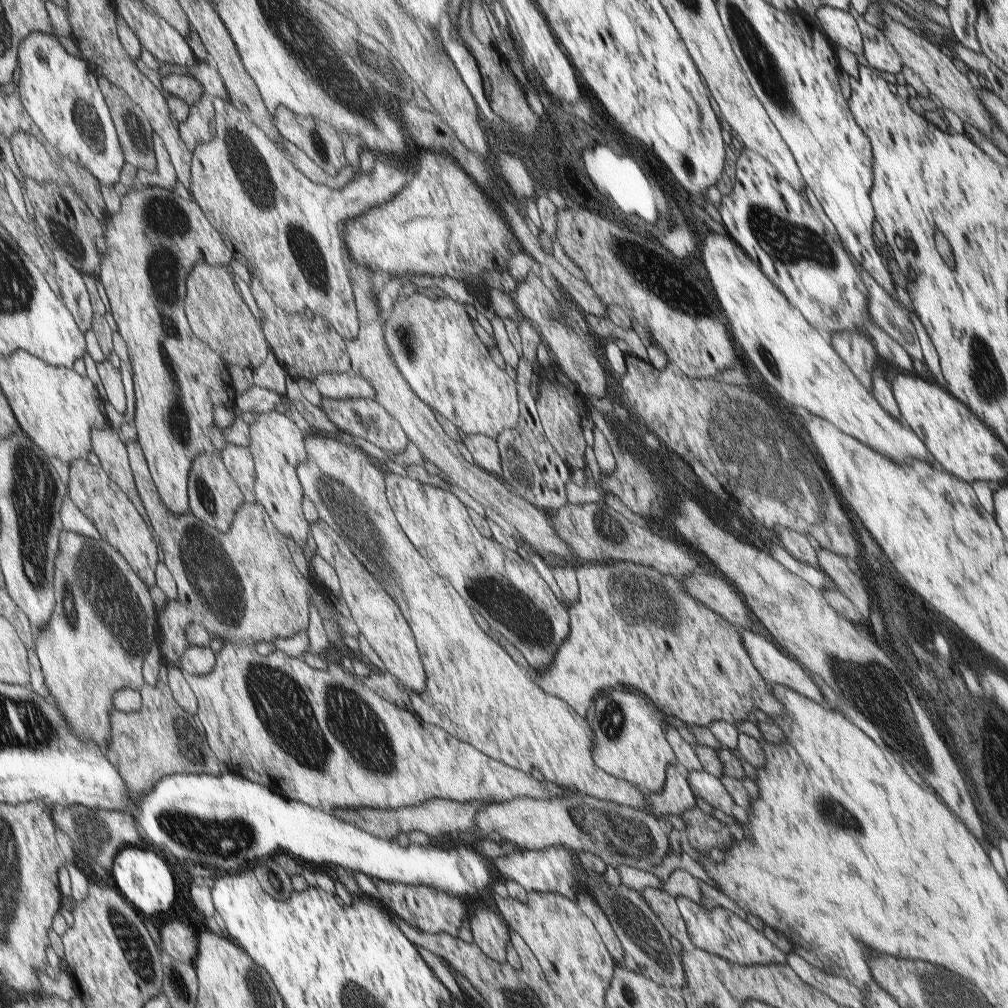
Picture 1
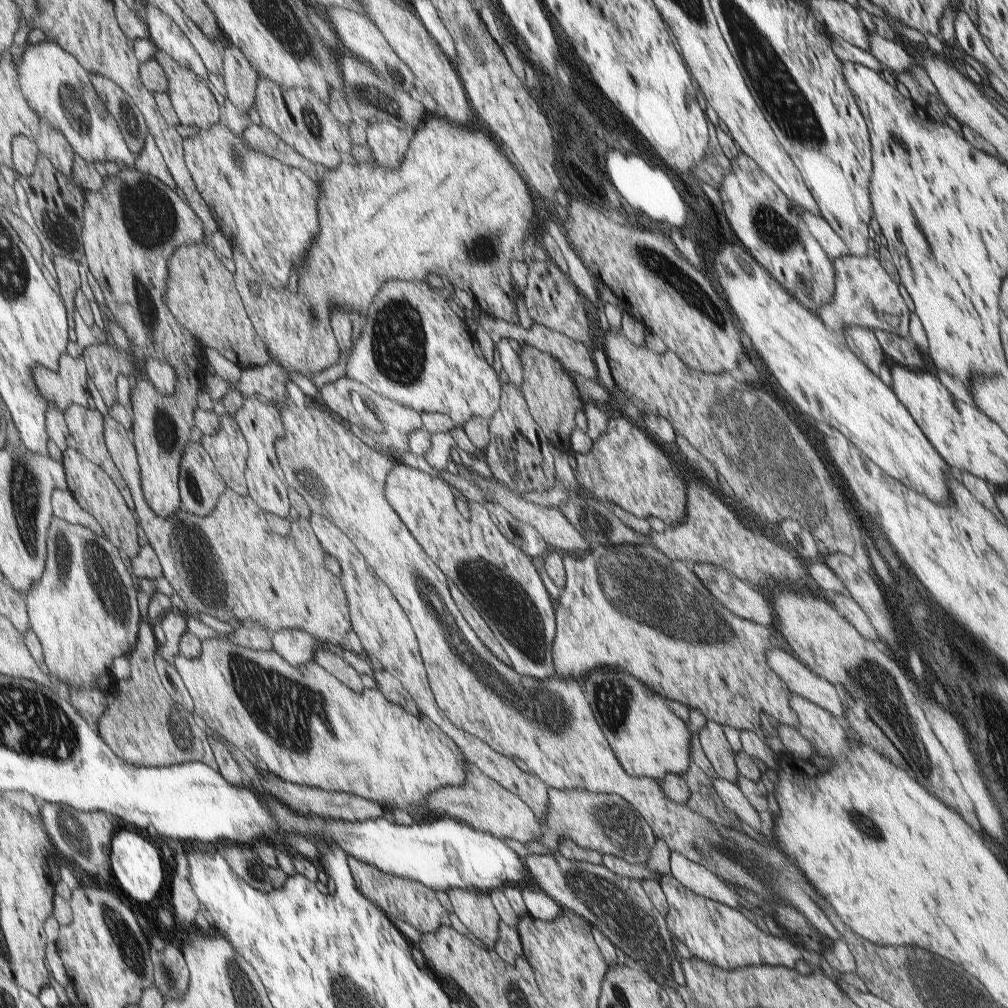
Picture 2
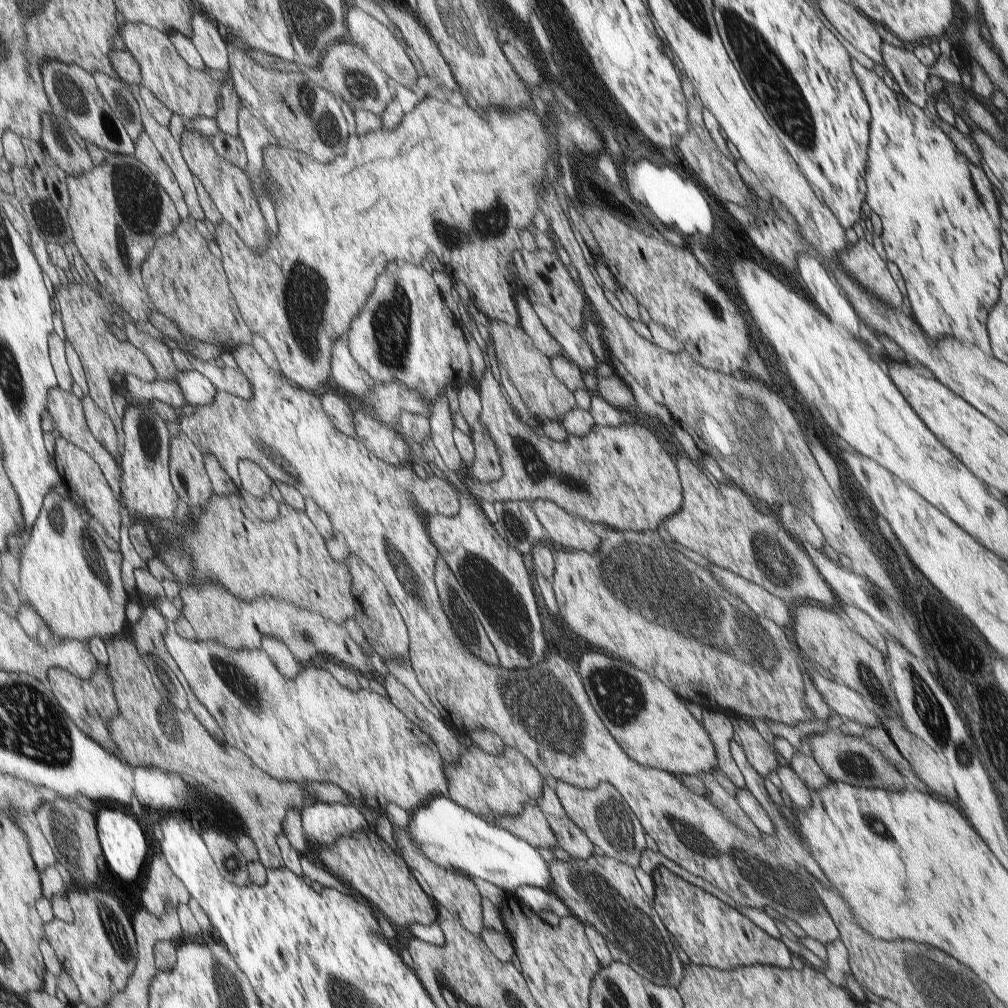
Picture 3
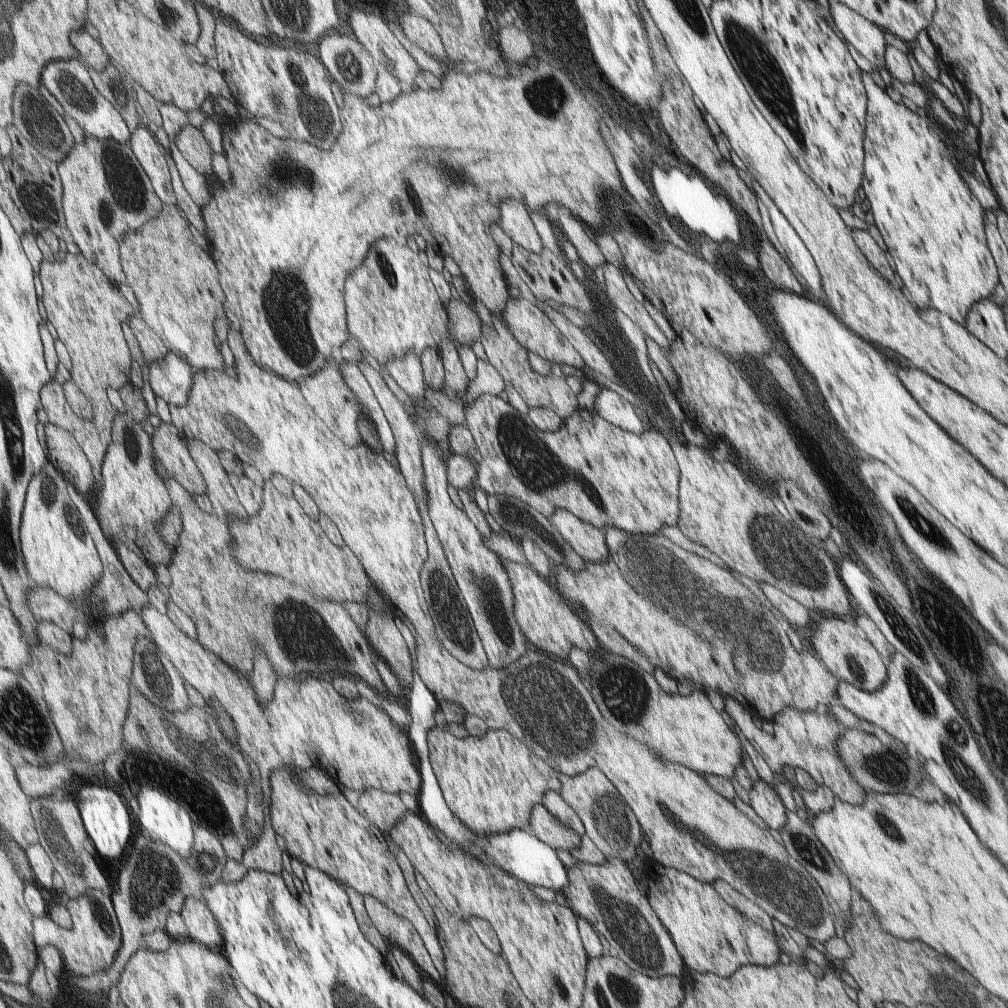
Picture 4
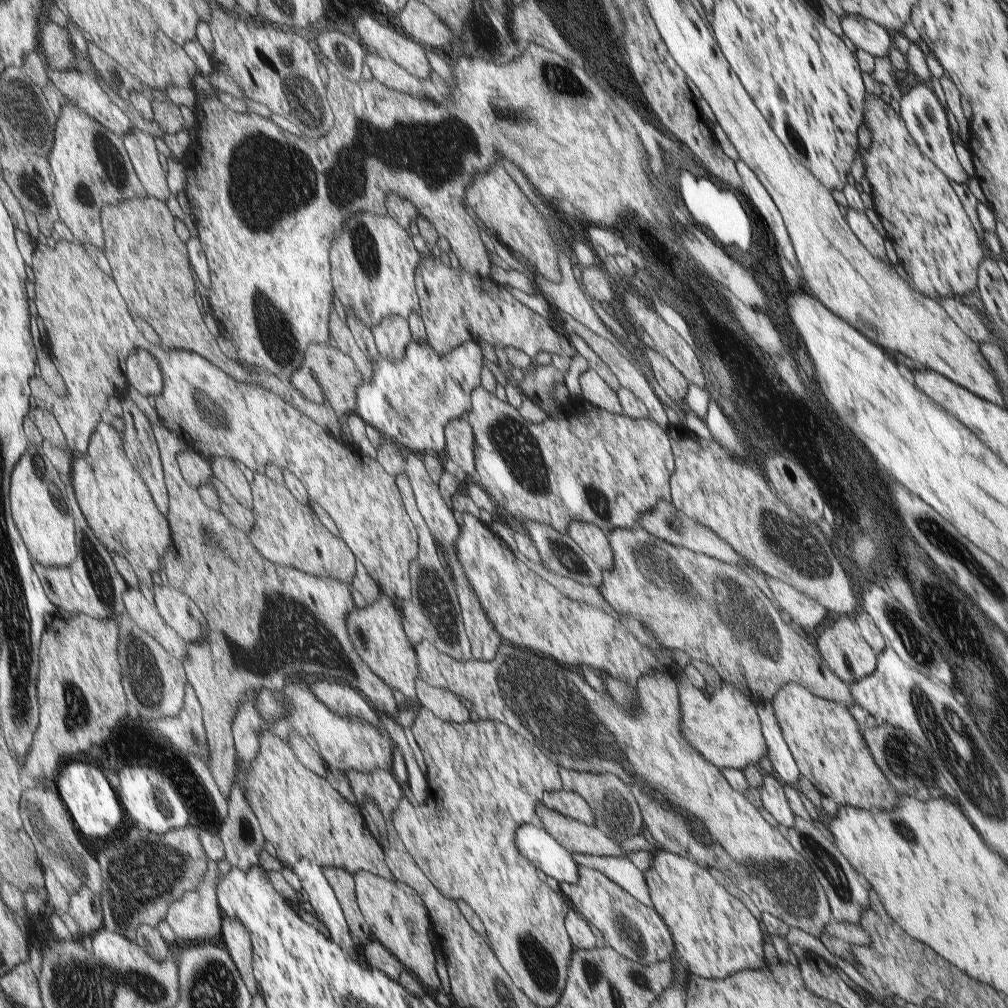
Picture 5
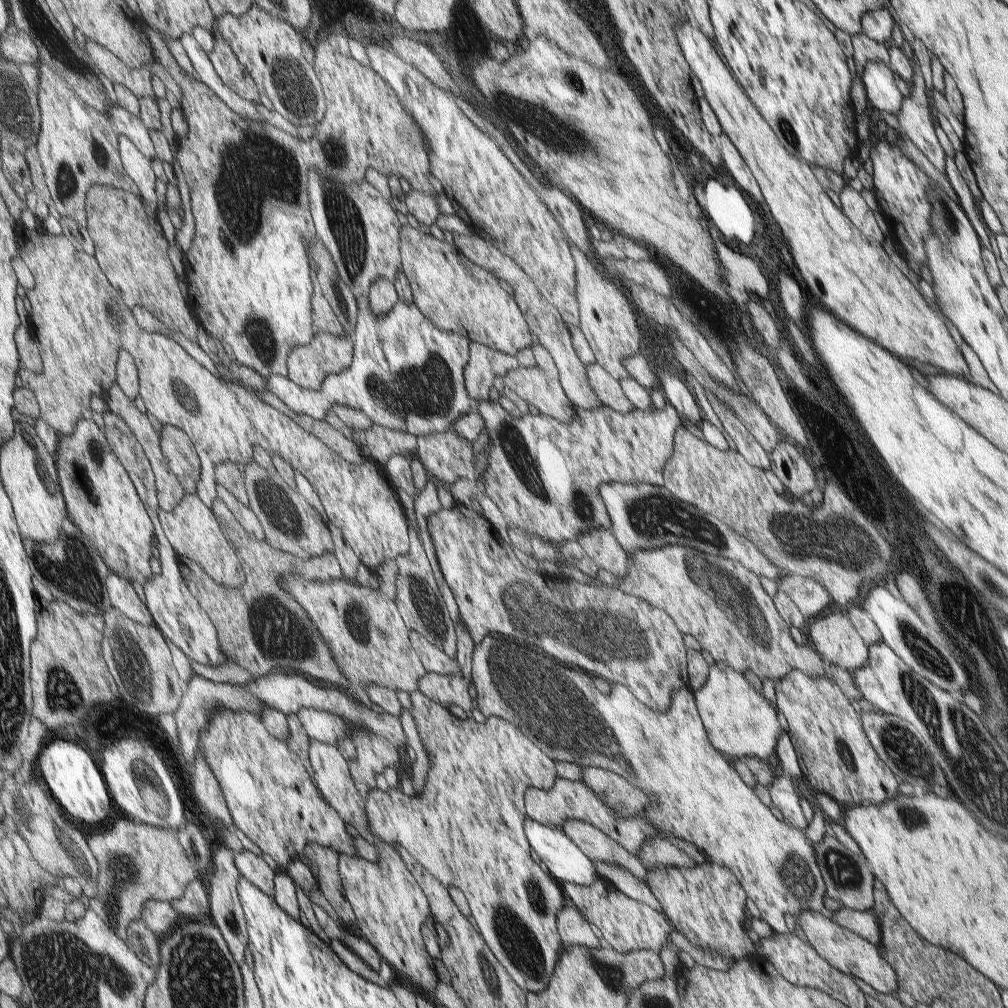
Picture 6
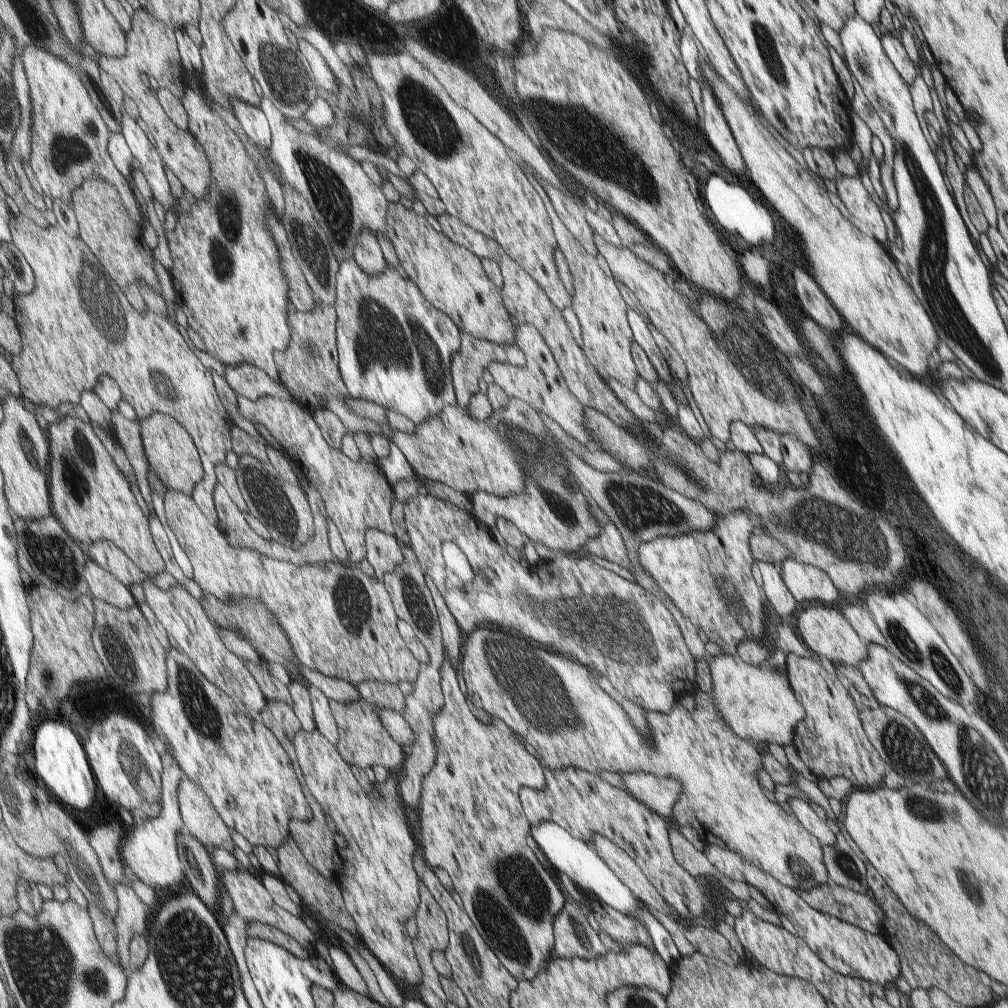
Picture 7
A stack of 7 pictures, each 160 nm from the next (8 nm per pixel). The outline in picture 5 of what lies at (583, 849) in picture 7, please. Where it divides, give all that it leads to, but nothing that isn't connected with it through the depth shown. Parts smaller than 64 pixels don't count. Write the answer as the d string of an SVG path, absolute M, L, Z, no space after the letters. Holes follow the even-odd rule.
M538 823L520 826L515 834L515 843L523 856L545 876L567 885L577 882L579 866L573 862L570 853L559 846Z

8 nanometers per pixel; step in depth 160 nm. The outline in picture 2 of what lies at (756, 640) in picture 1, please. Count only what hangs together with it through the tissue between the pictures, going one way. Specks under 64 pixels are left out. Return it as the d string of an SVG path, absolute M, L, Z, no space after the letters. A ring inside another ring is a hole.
M773 647L773 650L768 650L764 660L769 668L785 682L789 692L816 703L817 706L843 720L845 696L842 692L835 692L830 682L813 674L793 654L787 654L779 648Z

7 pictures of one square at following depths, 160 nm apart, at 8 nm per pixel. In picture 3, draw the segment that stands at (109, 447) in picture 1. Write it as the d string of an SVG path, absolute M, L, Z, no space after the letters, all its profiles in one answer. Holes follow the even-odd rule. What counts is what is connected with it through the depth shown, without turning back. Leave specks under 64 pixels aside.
M57 390L49 396L49 410L55 418L55 432L65 437L69 442L75 444L79 448L86 450L93 458L97 461L97 464L101 466L102 471L105 473L109 484L114 490L115 496L119 502L126 504L126 500L122 495L122 470L120 464L117 462L117 459L97 440L97 437L93 434L93 431L90 429L86 412L84 409L84 402L77 398L75 394L66 391L66 390Z

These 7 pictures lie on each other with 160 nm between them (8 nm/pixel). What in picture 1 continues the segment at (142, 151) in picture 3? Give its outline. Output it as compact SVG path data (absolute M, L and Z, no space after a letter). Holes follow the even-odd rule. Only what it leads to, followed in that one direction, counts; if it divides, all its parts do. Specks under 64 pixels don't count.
M154 133L153 144L158 160L158 170L154 174L149 171L138 171L136 178L141 187L163 187L174 190L177 184L178 172L170 157L169 149L160 134Z

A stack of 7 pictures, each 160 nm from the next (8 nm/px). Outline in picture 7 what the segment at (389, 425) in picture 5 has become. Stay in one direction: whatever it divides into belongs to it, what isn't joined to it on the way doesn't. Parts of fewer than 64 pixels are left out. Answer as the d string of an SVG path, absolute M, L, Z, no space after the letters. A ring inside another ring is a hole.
M355 258L343 261L340 264L338 272L338 301L335 306L338 312L338 351L340 354L340 371L344 378L348 391L353 399L363 399L378 405L387 410L396 410L403 416L410 418L416 426L422 425L429 419L435 418L438 414L448 406L457 406L455 390L452 386L451 362L455 354L460 350L460 333L461 331L449 317L438 311L428 298L425 298L423 291L407 276L405 277L400 271L389 267L385 273L378 277L369 275L359 266ZM249 363L238 367L225 366L225 372L225 380L235 394L245 395L254 401L263 396L275 396L292 403L299 402L283 381L273 380L258 366Z

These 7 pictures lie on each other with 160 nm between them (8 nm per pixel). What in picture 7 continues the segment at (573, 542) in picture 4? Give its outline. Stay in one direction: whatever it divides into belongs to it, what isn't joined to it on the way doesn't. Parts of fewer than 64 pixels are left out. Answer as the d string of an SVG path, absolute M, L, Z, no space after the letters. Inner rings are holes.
M610 522L604 524L601 534L589 540L585 550L598 556L605 558L625 570L630 570L630 562L626 555L626 547L623 544L619 531Z

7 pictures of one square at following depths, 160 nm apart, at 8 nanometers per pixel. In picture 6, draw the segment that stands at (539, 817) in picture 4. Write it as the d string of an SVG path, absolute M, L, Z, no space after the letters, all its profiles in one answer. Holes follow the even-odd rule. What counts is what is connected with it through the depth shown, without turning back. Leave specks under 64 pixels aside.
M567 819L560 824L559 829L591 861L615 863L645 883L647 870L636 855L619 846L593 824Z

